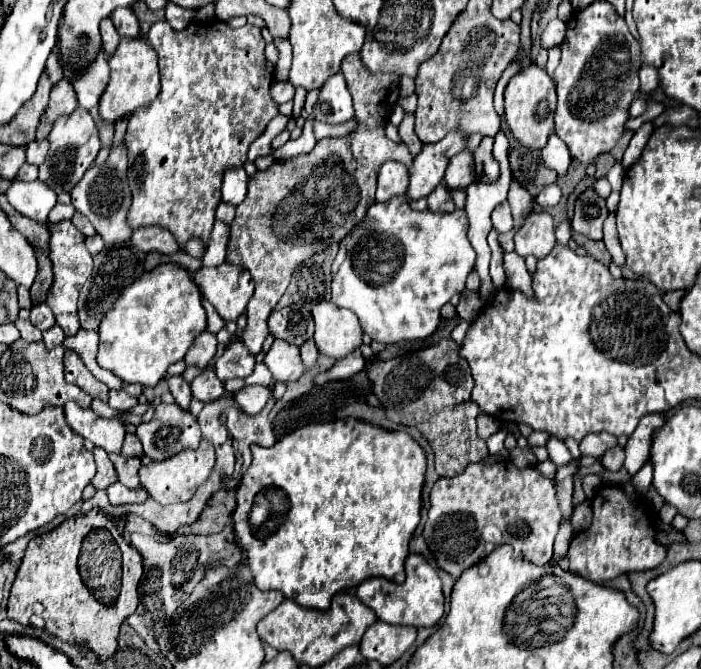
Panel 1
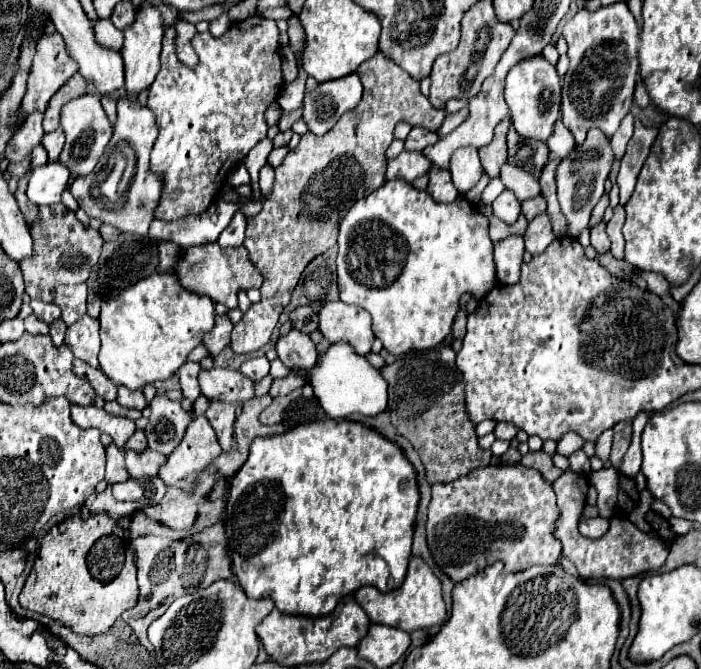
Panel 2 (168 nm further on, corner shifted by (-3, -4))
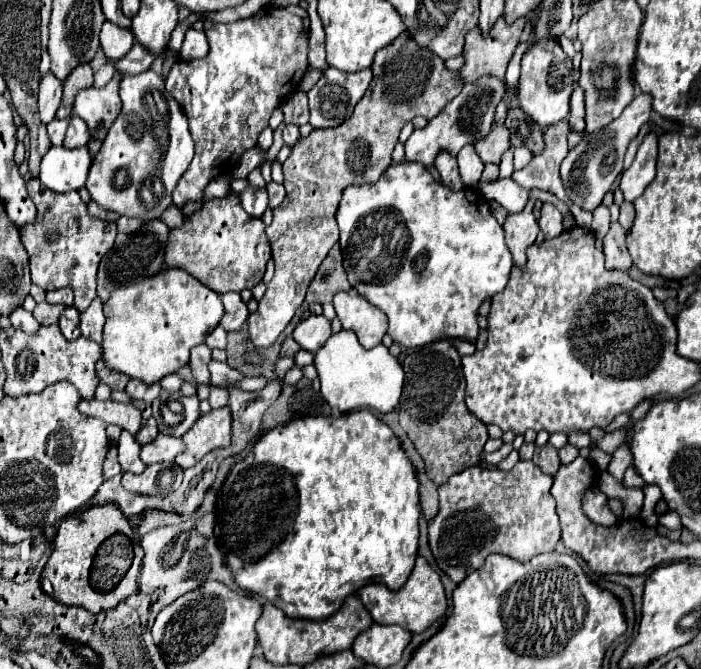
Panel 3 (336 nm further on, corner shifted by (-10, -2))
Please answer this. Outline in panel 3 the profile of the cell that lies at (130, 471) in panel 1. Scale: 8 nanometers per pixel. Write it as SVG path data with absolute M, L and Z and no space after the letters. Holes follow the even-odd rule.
M158 434L156 440L152 440L150 444L142 446L142 462L144 464L154 464L154 462L174 462L174 458L184 452L184 442L182 438L174 438L174 436L162 436Z

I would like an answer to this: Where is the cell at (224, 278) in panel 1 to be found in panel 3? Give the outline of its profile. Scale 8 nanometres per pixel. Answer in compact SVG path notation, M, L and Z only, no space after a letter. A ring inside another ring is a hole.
M230 192L224 198L206 202L200 212L184 218L180 228L170 230L164 262L168 268L182 268L190 272L218 294L254 288L264 278L266 262L270 258L270 242L264 234L264 228L266 226L262 220L246 214L240 198Z

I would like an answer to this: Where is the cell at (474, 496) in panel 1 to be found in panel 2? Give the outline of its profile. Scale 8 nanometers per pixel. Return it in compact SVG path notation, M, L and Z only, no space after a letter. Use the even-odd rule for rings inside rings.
M523 464L513 466L487 466L473 470L471 474L447 482L433 484L433 498L429 504L427 520L427 544L433 554L435 564L453 580L461 582L475 576L479 570L487 568L491 562L501 560L511 572L527 570L535 564L553 566L561 556L561 542L555 536L555 522L559 520L559 508L555 502L555 492L549 482L537 472Z

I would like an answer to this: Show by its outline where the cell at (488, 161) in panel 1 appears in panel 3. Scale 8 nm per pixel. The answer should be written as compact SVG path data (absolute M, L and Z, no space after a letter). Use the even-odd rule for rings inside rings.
M494 126L492 134L490 134L488 138L484 138L484 140L478 140L474 146L476 146L480 158L482 158L486 164L488 164L488 162L500 164L502 154L504 154L506 148L510 146L510 134L508 134L508 130L506 130L504 126Z

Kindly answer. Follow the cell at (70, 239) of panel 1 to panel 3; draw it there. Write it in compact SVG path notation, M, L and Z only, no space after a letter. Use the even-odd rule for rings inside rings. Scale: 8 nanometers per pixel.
M38 178L26 182L28 194L34 200L38 214L34 222L20 228L20 238L30 256L32 282L42 290L58 290L70 286L74 290L74 306L84 312L96 296L96 270L102 256L112 248L116 240L116 222L106 222L88 214L88 204L74 192L50 192Z

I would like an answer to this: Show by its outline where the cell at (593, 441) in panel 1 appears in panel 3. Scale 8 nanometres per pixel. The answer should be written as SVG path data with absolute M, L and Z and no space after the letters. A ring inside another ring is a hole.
M616 430L616 432L604 434L604 436L596 442L596 446L598 446L598 448L602 448L604 452L612 454L612 452L622 444L622 440L624 440L624 432L622 432L622 430Z

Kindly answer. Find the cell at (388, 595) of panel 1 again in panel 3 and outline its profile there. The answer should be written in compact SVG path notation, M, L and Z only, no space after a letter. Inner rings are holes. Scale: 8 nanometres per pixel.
M422 556L416 558L414 570L412 570L408 582L400 590L390 590L382 584L366 584L358 592L358 596L366 604L374 622L398 624L402 628L408 628L410 632L424 632L446 612L446 596L444 596L444 586L440 582L440 576L430 568L430 564Z

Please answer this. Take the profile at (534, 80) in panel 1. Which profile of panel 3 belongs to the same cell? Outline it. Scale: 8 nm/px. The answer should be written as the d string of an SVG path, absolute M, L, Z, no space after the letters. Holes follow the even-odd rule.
M538 40L534 42L524 58L520 68L520 86L518 86L518 102L520 108L540 126L546 128L566 118L570 112L570 94L574 88L572 60L566 56L558 40Z

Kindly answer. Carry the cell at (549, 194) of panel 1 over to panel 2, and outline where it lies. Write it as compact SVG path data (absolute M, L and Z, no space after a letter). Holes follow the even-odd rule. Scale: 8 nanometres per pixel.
M535 196L535 198L531 198L531 200L521 202L521 210L523 210L523 214L527 216L527 220L533 220L535 216L547 212L547 200L545 200L543 196Z

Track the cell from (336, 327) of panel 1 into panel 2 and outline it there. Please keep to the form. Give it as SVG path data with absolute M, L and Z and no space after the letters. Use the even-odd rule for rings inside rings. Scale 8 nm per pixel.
M341 300L327 302L319 310L319 332L331 344L347 342L355 354L367 354L375 340L371 332L371 316L359 306L345 304Z

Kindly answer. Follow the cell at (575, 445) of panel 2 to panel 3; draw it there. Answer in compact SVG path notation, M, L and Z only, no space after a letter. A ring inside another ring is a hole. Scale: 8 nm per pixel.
M582 430L570 432L570 434L568 434L568 442L574 444L576 448L590 448L590 446L592 446L592 440L590 440L588 432L582 432Z

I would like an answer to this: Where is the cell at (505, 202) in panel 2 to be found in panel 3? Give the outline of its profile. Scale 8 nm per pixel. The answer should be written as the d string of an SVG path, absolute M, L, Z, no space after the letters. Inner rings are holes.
M498 178L494 182L478 182L474 184L474 188L478 188L486 200L500 202L512 214L522 212L530 198L530 192L524 190L520 184L516 184L512 178Z

